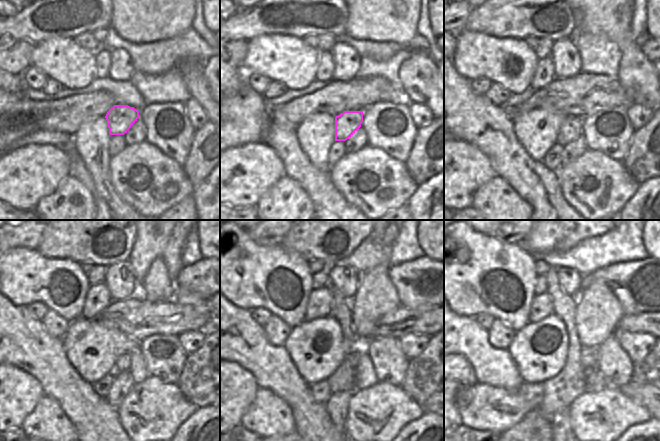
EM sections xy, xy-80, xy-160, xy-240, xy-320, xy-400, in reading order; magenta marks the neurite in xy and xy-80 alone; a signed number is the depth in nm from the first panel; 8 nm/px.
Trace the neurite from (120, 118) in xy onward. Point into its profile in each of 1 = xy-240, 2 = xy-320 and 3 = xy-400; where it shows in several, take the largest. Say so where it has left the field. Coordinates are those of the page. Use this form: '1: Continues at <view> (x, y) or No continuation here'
1: Continues at xy-240 (122, 364)
2: Continues at xy-320 (353, 357)
3: Continues at xy-400 (589, 355)

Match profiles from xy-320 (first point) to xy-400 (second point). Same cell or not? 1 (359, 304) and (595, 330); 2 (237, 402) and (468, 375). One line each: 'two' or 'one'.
1: one
2: one

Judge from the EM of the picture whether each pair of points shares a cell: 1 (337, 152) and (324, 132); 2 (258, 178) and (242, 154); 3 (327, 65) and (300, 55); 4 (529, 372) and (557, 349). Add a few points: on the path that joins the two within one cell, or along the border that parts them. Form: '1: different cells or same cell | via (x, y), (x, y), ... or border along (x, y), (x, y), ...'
1: different cells | border along (334, 140), (327, 156), (327, 163), (330, 167)
2: same cell | via (252, 172), (246, 166), (244, 160)
3: different cells | border along (320, 52), (314, 80)
4: same cell | via (536, 365), (547, 354), (550, 354)

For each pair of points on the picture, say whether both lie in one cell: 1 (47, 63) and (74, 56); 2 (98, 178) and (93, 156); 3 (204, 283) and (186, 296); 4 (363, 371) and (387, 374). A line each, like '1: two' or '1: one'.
1: one
2: one
3: two
4: two

